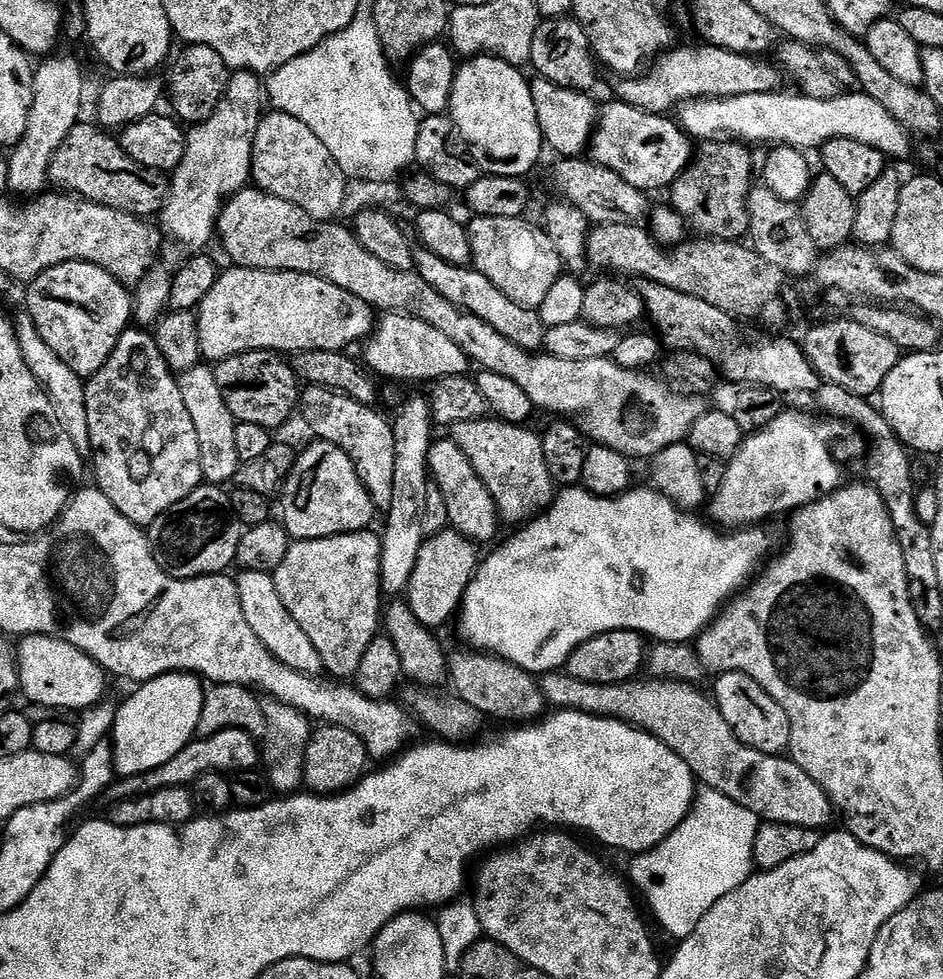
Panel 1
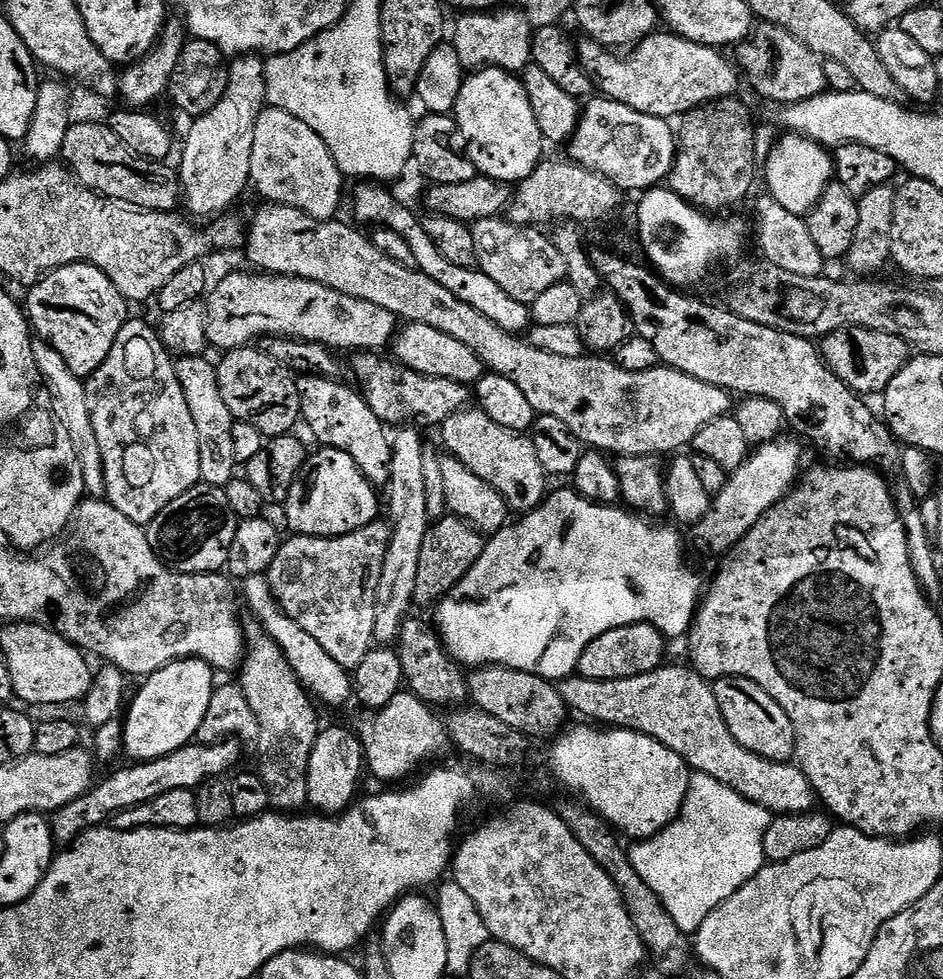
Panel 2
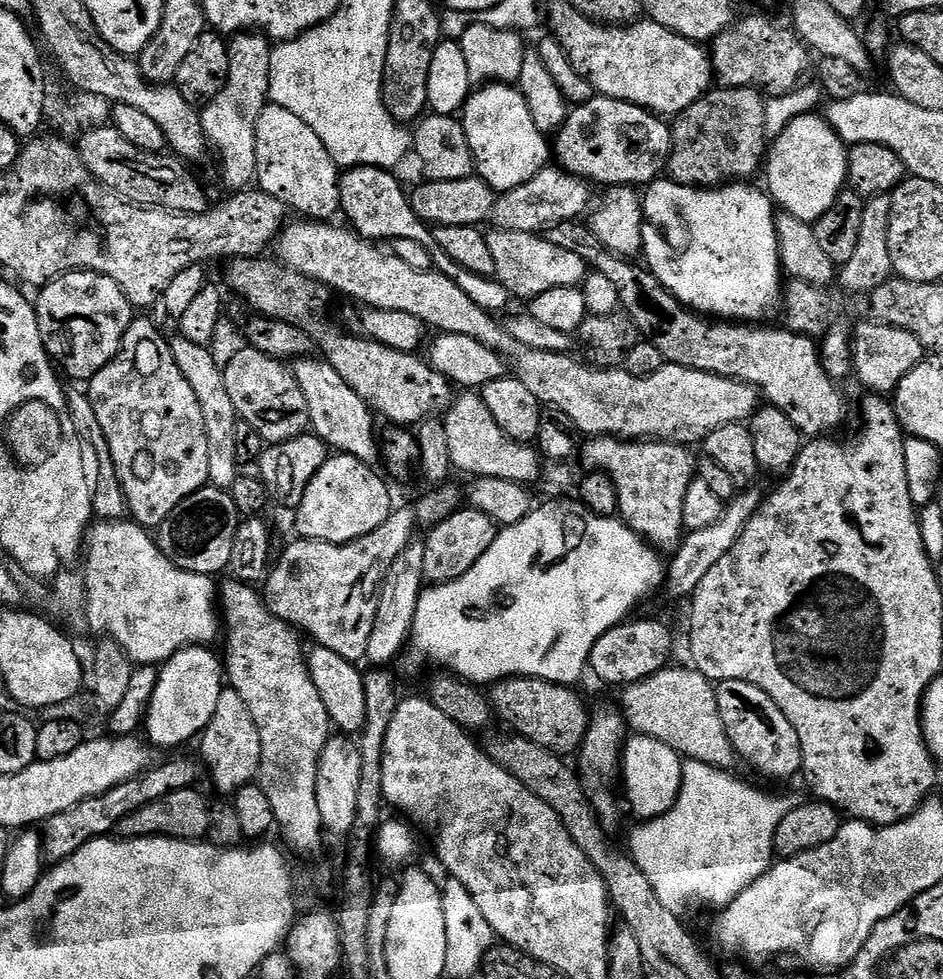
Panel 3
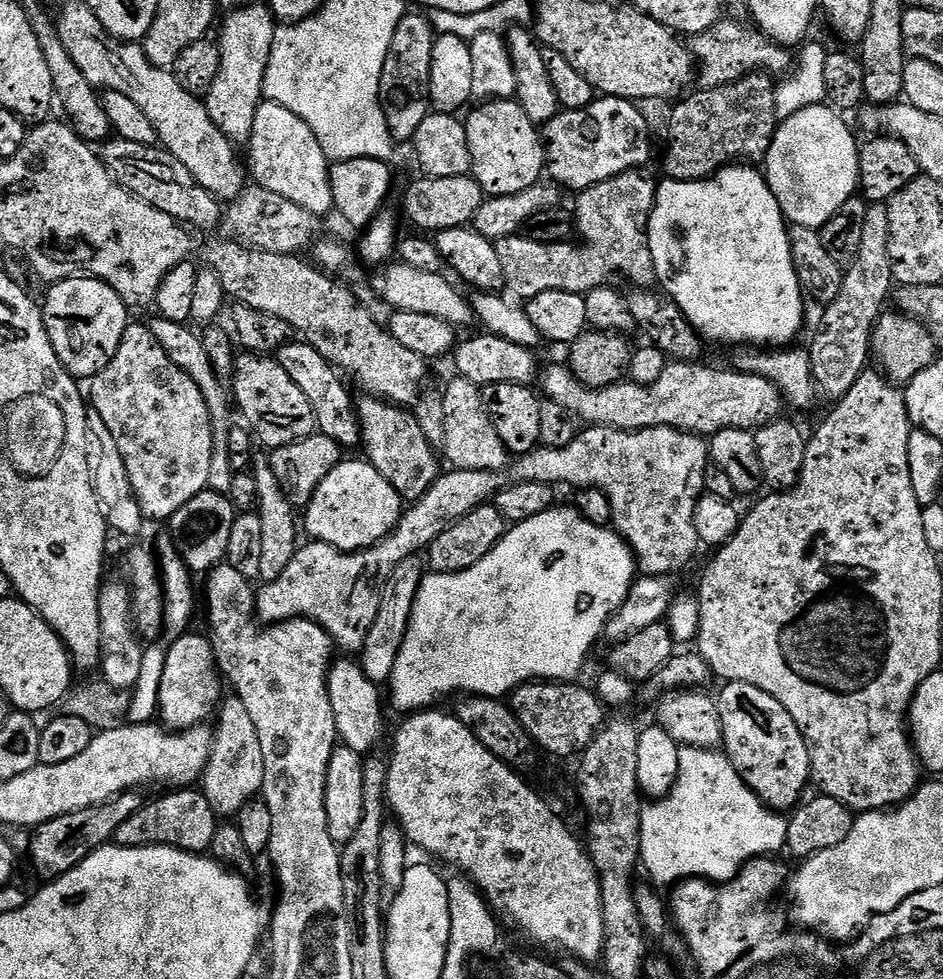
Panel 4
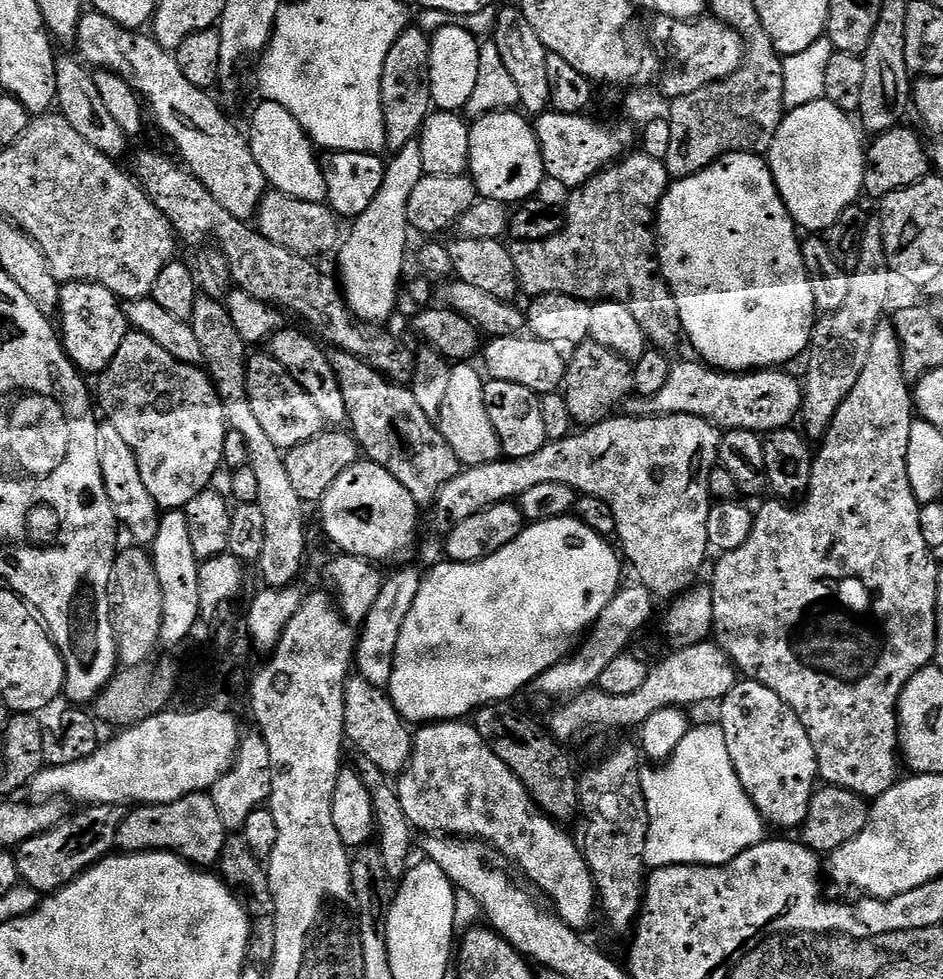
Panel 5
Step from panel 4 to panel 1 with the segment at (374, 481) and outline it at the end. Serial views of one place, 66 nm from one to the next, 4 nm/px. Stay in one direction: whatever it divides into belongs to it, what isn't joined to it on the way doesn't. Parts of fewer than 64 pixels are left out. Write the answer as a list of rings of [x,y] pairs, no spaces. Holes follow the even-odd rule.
[[[325,440],[312,442],[296,458],[292,473],[284,483],[284,517],[282,523],[289,537],[297,540],[317,540],[341,536],[347,532],[362,532],[369,527],[377,508],[372,504],[366,486],[356,473],[354,462],[338,446]]]

